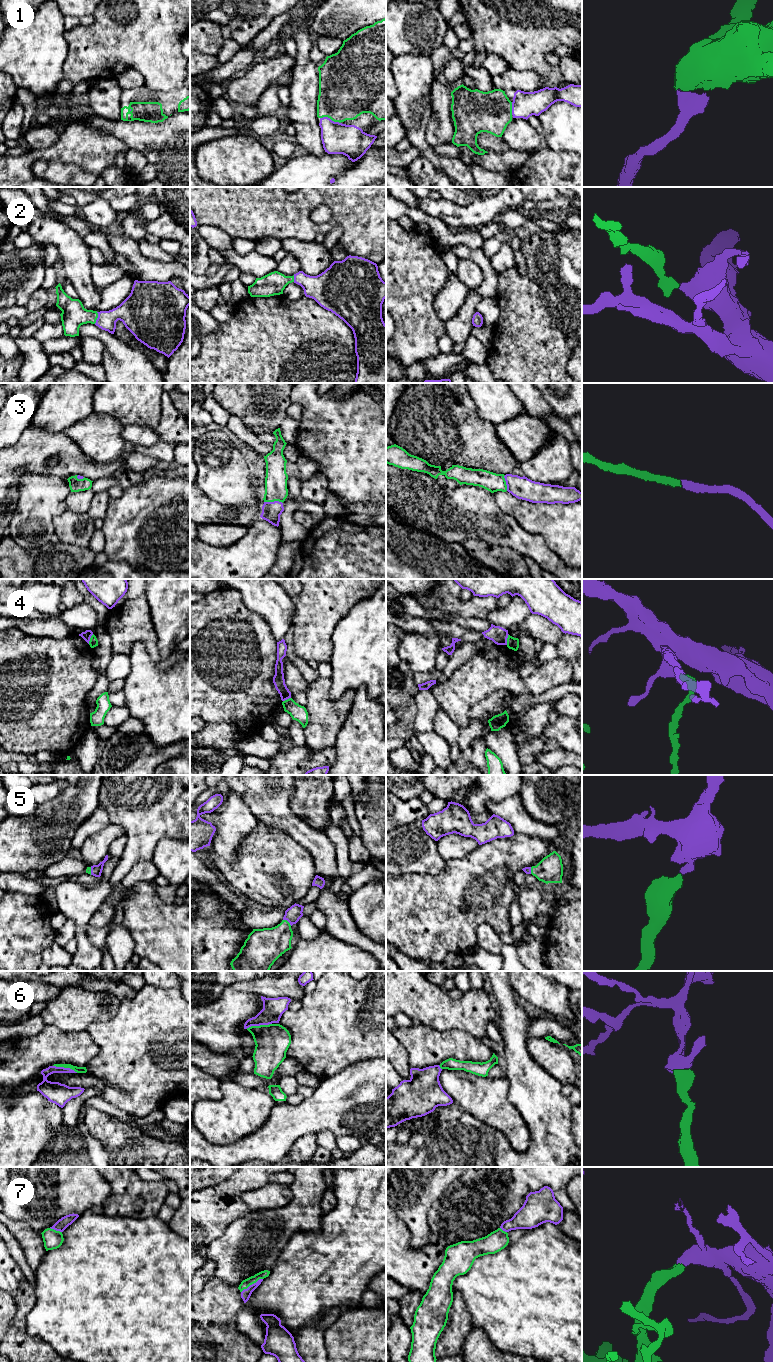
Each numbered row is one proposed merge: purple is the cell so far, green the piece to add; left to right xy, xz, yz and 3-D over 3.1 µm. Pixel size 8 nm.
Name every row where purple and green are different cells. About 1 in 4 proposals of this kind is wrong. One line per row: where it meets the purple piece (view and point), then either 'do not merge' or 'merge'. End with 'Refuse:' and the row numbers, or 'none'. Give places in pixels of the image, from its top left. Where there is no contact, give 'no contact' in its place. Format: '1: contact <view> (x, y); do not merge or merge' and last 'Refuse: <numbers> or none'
1: contact xz (329, 118); merge
2: contact xy (97, 318); merge
3: contact xz (274, 501); merge
4: contact yz (506, 639); do not merge
5: contact xz (287, 920); merge
6: contact xz (258, 1025); merge
7: contact xz (252, 1284); merge
Refuse: 4

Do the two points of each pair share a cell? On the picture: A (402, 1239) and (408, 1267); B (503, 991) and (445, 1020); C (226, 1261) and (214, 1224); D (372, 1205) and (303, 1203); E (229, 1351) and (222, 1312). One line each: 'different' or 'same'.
A: same
B: different
C: different
D: different
E: same

